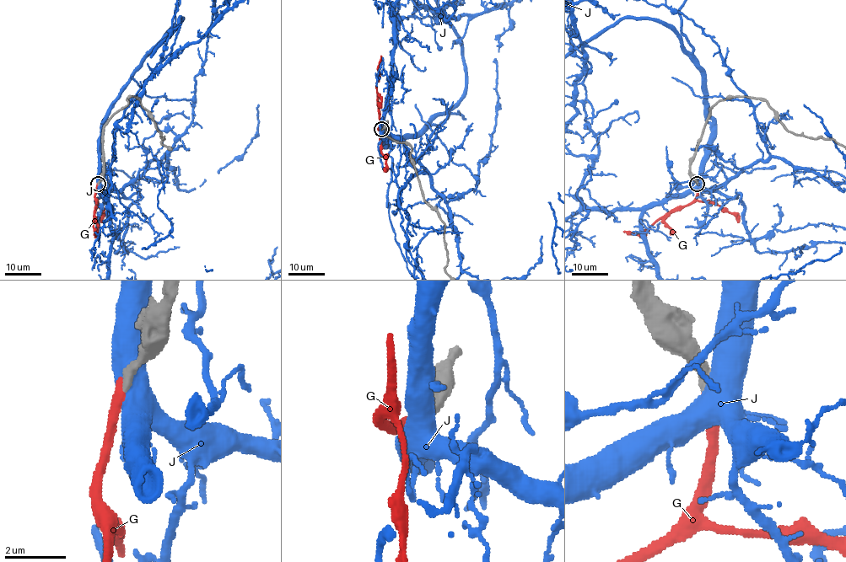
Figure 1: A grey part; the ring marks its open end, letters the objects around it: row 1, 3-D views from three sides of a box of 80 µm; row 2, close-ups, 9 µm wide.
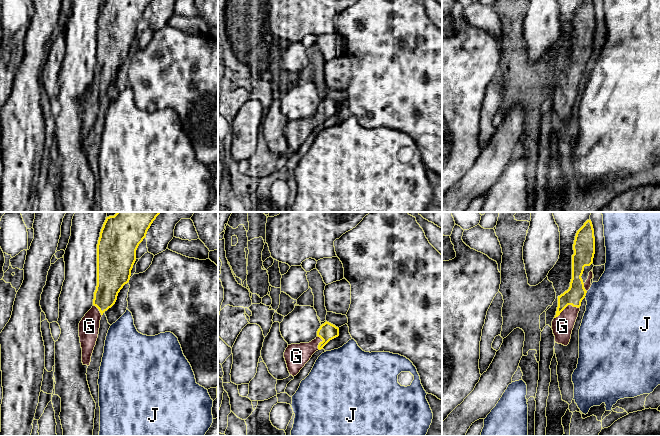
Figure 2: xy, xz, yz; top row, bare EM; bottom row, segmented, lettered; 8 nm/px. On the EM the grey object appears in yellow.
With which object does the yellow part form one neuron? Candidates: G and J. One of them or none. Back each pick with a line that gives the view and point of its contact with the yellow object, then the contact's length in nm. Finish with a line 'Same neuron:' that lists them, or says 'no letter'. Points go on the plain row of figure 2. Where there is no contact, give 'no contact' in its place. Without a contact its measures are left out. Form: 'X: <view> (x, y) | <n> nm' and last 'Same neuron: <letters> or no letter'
G: yz (566, 82) | 220 nm
Same neuron: G

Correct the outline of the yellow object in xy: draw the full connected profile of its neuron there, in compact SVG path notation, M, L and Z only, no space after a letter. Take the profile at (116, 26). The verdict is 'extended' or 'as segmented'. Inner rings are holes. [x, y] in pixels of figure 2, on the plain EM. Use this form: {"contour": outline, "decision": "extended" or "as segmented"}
{"contour": "M103 0L97 20L97 62L93 82L79 99L82 139L90 141L100 96L130 56L136 26L151 0Z", "decision": "extended"}

